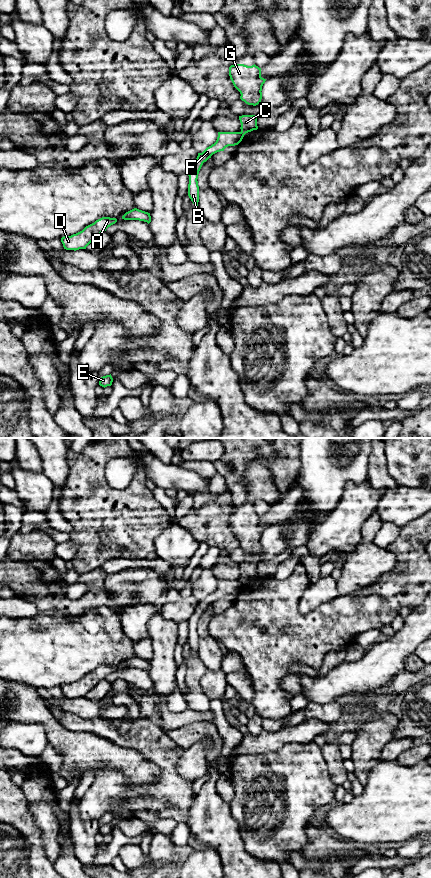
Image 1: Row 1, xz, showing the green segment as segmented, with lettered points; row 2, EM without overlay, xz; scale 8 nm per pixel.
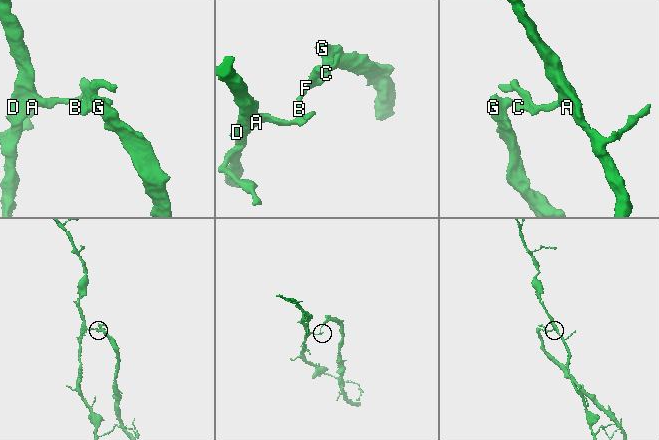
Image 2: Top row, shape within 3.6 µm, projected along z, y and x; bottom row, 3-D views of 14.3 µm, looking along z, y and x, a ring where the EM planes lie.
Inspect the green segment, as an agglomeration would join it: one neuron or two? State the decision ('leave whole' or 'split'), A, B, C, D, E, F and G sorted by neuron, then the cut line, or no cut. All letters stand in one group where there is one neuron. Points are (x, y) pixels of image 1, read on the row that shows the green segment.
split | A B D E F / C G | xz (241, 131), (244, 134)

